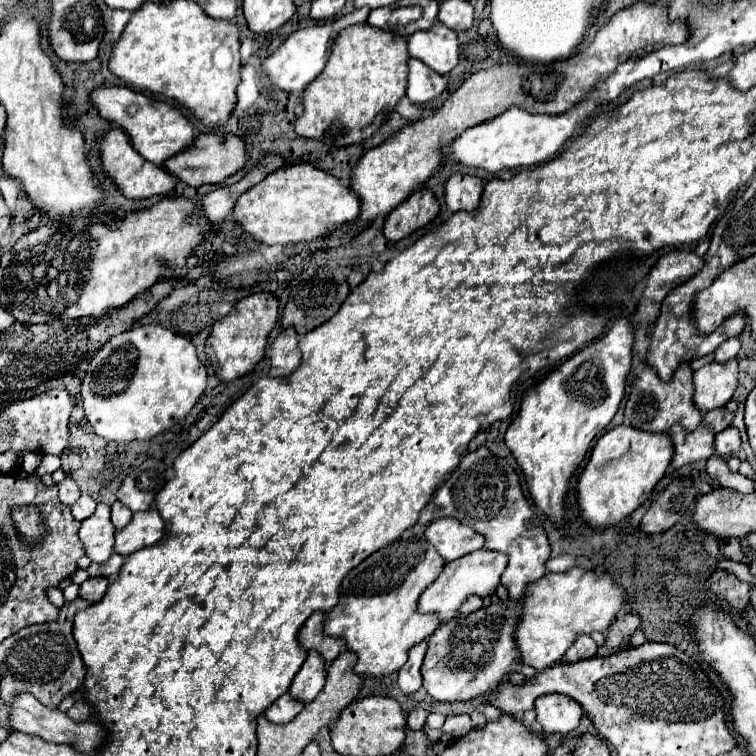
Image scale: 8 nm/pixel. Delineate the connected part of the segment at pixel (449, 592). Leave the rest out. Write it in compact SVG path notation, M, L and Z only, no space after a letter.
M480 549L474 553L464 555L462 559L456 559L452 563L444 565L444 571L440 573L440 577L420 595L418 601L418 611L420 613L438 613L440 621L450 621L456 617L460 605L470 597L470 595L478 595L478 597L490 597L492 593L496 593L496 587L500 583L500 575L506 569L506 557L504 553L498 551L488 551L488 549Z

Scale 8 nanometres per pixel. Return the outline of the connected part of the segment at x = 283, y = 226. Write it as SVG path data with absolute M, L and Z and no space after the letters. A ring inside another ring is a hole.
M310 163L286 165L258 185L250 187L234 207L234 219L256 241L266 245L298 245L312 243L334 233L344 223L352 223L360 215L358 195L344 187L336 177L316 169Z

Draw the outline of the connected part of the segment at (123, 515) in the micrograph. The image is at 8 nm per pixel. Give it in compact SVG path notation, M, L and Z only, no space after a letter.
M116 501L112 505L112 523L114 523L114 527L122 529L130 523L130 519L132 519L132 511L126 505L122 505L120 501Z

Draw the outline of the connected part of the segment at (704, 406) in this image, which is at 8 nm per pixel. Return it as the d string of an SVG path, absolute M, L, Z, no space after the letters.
M730 359L726 363L716 363L716 361L708 363L708 365L694 371L694 405L702 413L724 407L730 401L730 397L734 395L736 387L738 387L738 363L736 363L736 359Z

